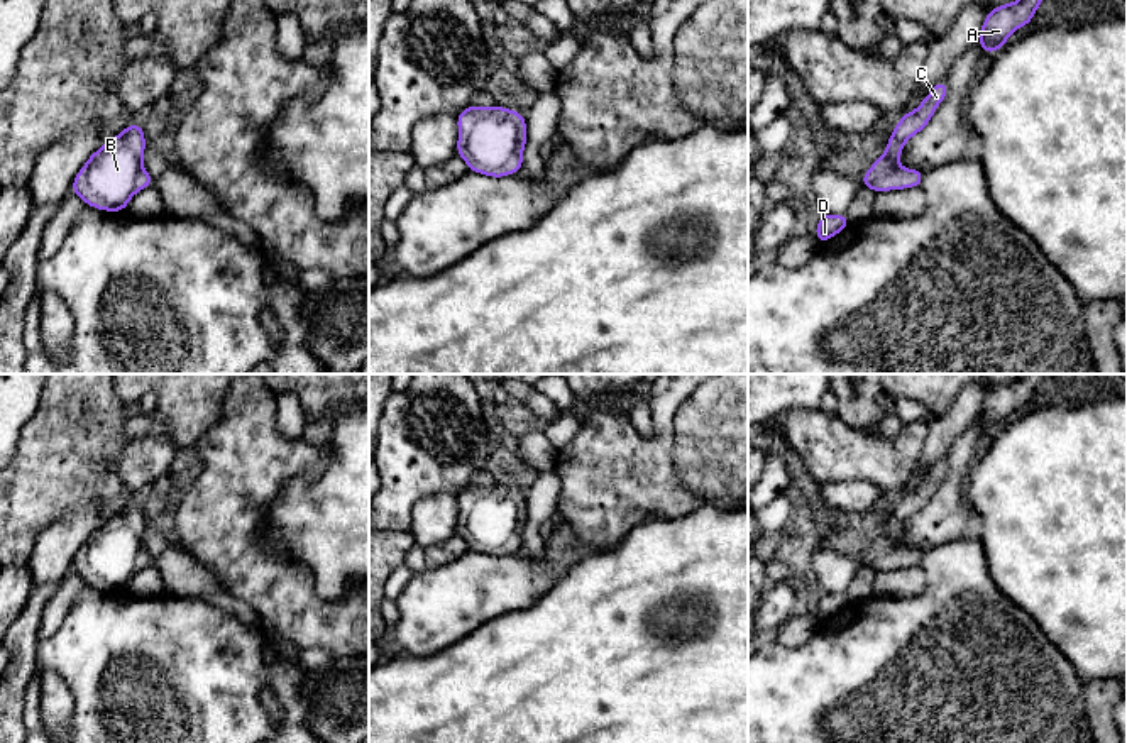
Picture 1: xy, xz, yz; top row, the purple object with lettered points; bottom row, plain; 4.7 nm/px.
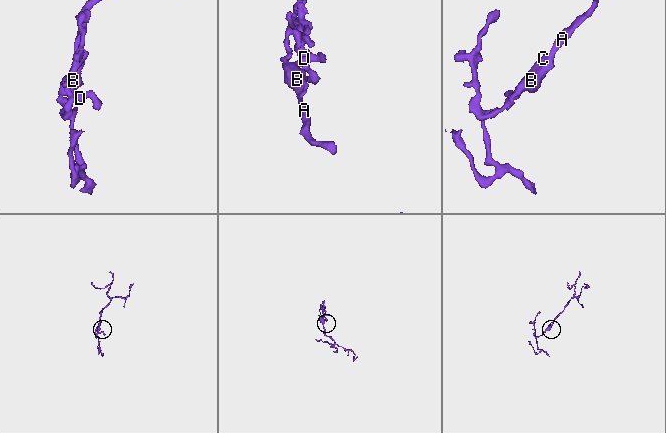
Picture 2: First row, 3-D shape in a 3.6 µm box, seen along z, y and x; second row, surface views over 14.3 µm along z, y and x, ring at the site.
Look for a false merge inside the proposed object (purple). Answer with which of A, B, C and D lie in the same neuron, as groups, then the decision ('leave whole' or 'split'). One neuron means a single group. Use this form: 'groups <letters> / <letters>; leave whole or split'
groups A B C D; leave whole

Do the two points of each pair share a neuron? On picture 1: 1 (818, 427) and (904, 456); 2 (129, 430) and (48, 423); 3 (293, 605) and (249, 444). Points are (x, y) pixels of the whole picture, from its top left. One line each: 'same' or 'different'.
1: same
2: different
3: same

